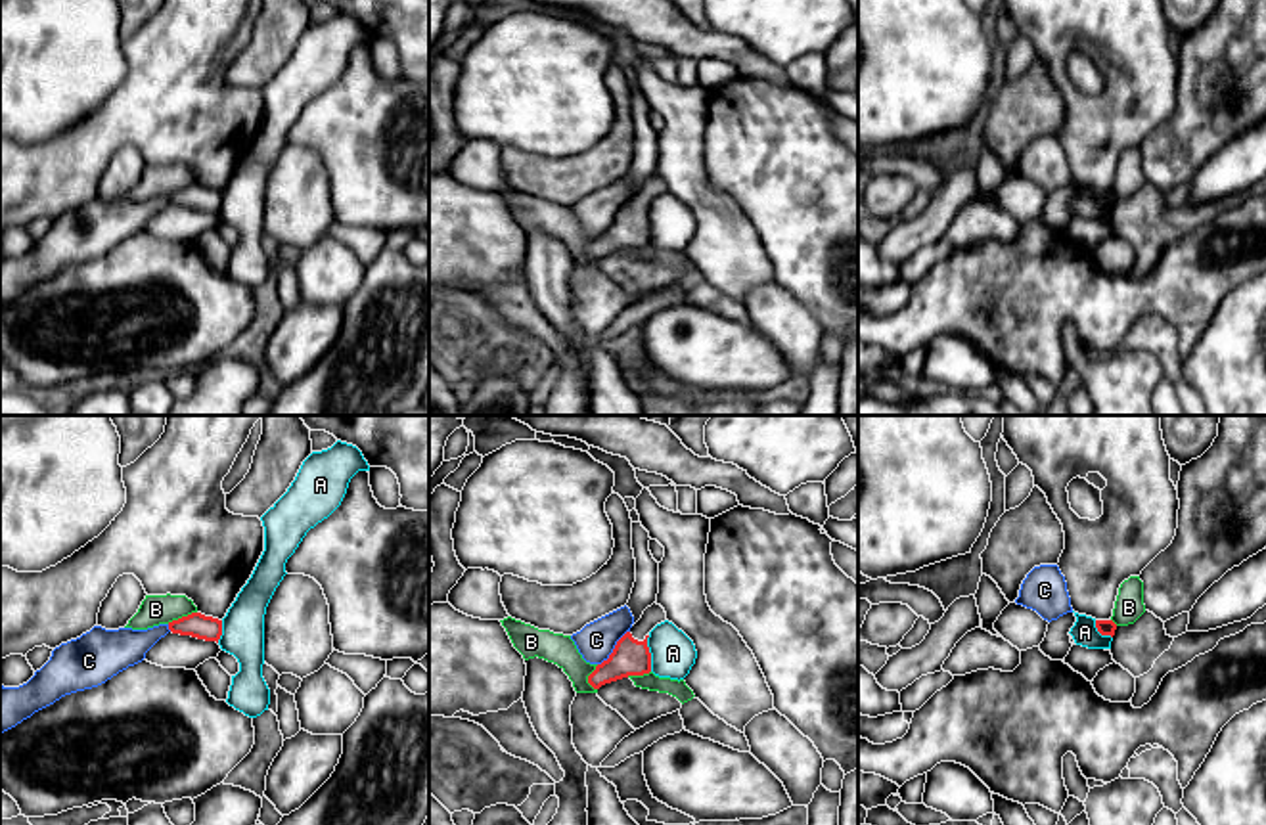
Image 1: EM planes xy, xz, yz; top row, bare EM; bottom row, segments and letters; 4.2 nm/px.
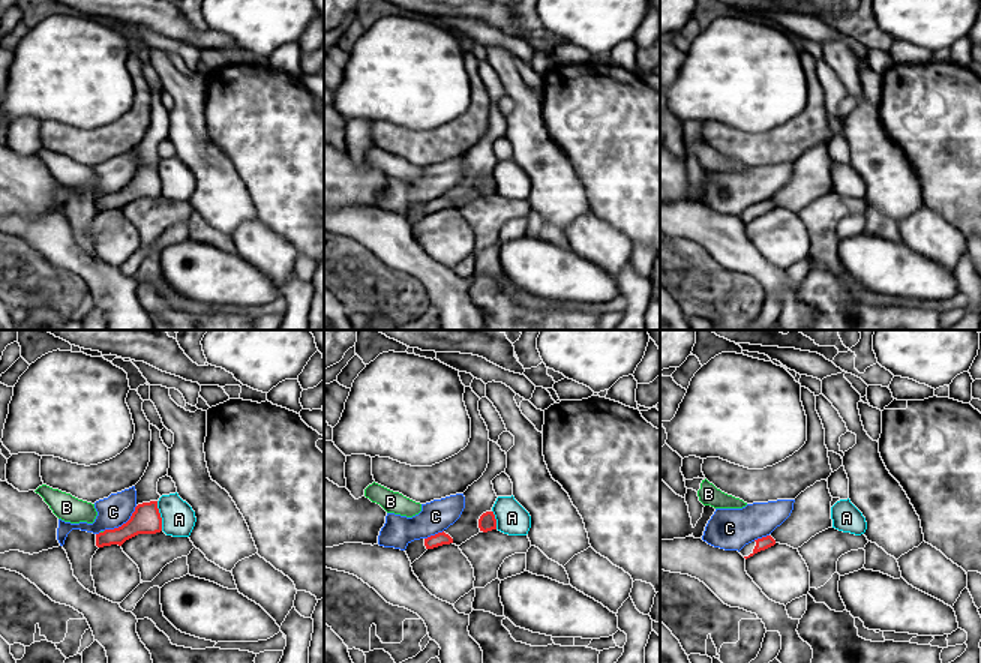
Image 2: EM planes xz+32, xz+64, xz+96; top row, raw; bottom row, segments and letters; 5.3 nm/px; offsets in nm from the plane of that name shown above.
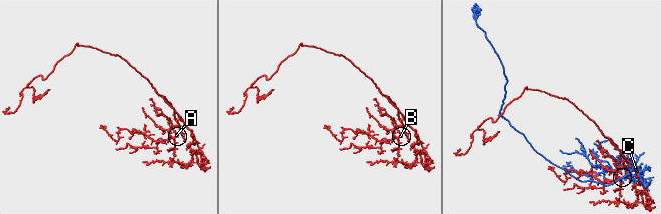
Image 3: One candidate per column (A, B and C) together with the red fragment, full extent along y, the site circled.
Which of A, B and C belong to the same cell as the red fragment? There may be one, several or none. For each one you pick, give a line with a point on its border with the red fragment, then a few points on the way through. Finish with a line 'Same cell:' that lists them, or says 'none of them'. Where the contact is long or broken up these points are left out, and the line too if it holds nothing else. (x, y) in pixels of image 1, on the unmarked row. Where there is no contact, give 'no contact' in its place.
Same cell: none of them

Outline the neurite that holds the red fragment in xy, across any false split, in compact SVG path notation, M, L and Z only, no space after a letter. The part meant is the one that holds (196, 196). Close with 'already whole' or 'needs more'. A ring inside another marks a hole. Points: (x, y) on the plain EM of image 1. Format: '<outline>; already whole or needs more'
M192 184L178 191L169 193L169 201L180 207L192 207L205 212L216 212L222 207L222 191L205 188L201 184Z; already whole

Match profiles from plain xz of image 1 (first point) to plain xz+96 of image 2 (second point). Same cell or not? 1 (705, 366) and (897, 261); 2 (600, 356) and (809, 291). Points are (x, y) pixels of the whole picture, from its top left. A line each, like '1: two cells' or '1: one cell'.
1: one cell
2: two cells

